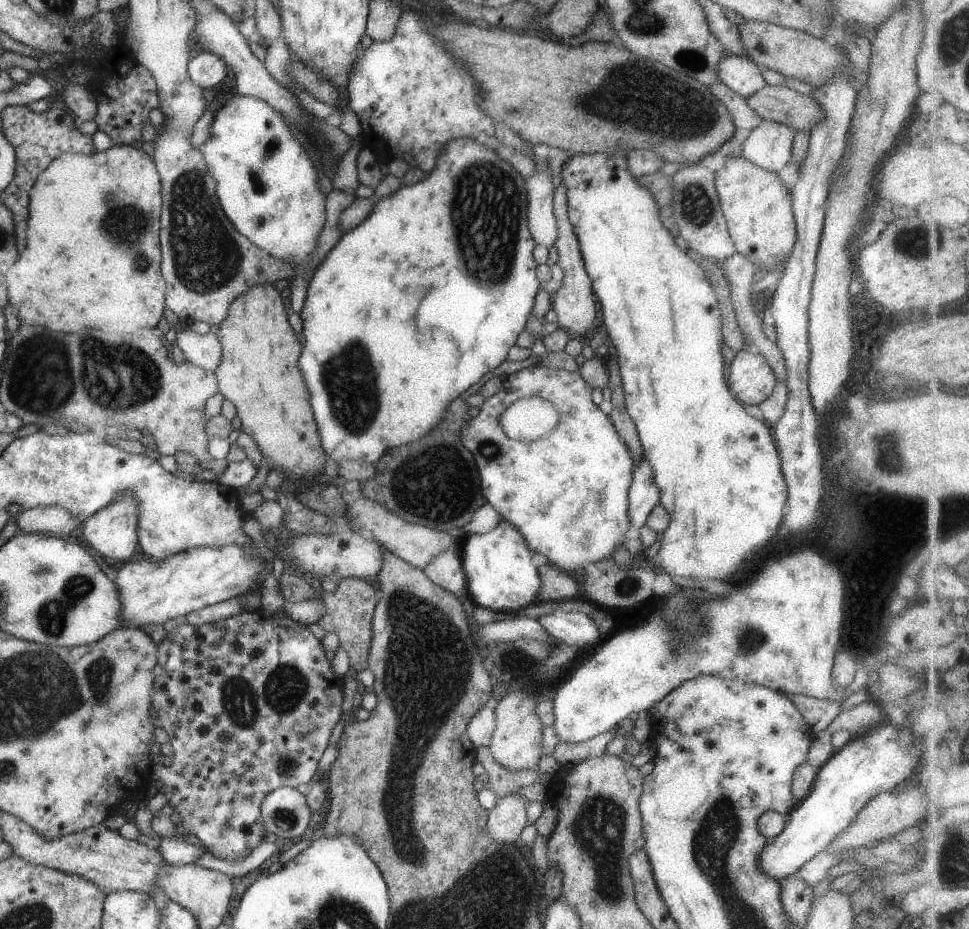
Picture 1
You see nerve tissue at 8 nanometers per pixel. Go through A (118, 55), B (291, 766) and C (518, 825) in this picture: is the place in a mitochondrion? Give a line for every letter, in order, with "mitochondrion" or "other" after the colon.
A: other
B: mitochondrion
C: other

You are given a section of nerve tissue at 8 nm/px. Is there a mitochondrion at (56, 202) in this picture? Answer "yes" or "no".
no

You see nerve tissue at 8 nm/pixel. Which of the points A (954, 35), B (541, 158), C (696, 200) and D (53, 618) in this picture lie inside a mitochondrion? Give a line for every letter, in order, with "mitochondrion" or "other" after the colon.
A: mitochondrion
B: other
C: mitochondrion
D: mitochondrion

